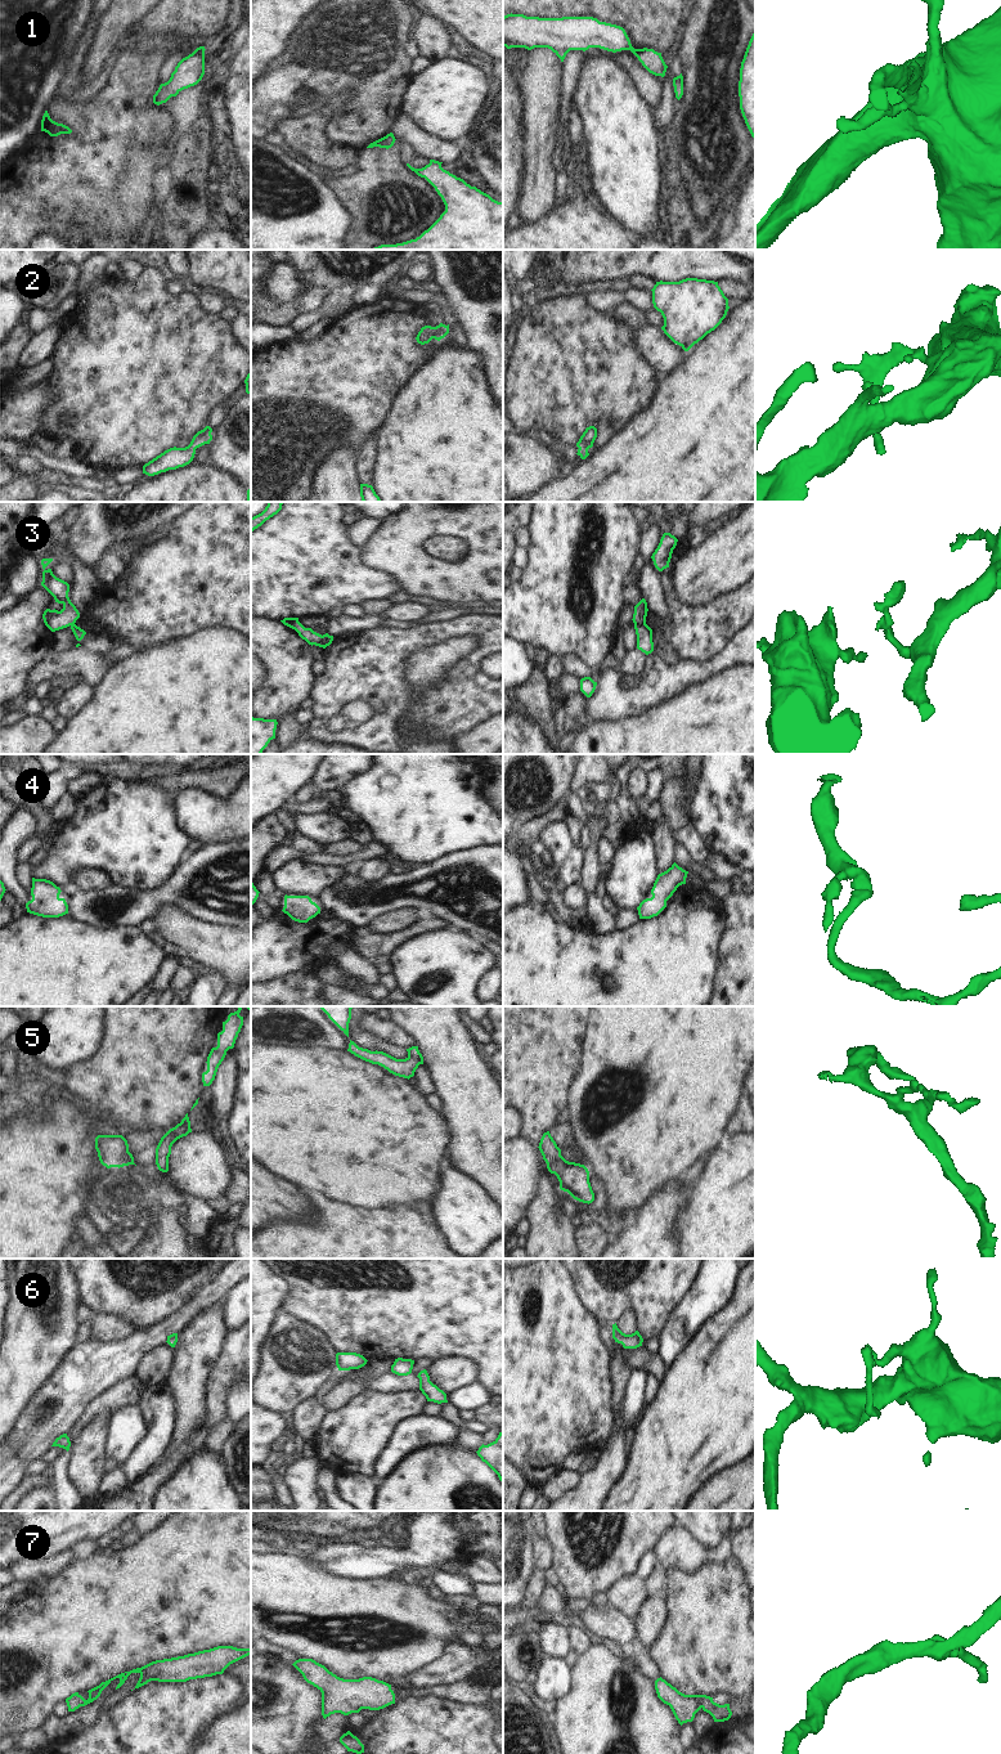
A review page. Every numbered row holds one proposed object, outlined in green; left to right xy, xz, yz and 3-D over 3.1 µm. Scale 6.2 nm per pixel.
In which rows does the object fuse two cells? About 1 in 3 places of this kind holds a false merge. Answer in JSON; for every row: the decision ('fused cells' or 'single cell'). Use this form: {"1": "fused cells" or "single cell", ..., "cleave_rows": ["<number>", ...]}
{"1": "single cell", "2": "single cell", "3": "fused cells", "4": "single cell", "5": "single cell", "6": "single cell", "7": "single cell", "cleave_rows": ["3"]}

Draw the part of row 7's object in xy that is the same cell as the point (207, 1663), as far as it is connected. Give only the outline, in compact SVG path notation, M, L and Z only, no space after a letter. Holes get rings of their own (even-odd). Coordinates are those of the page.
M217 1646L210 1650L188 1654L184 1656L152 1661L142 1668L121 1673L99 1686L89 1690L89 1699L85 1700L78 1692L66 1699L68 1712L75 1712L96 1700L102 1691L116 1678L120 1679L116 1690L120 1688L131 1673L139 1673L140 1678L135 1686L139 1688L151 1681L158 1682L187 1682L189 1679L223 1674L233 1663L251 1655L251 1648L237 1648L233 1646ZM134 1688L134 1690L135 1690Z

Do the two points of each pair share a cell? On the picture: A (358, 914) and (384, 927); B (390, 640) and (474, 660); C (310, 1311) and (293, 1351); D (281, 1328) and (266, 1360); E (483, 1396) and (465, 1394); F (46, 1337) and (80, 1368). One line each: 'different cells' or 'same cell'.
A: different cells
B: same cell
C: different cells
D: same cell
E: same cell
F: different cells

